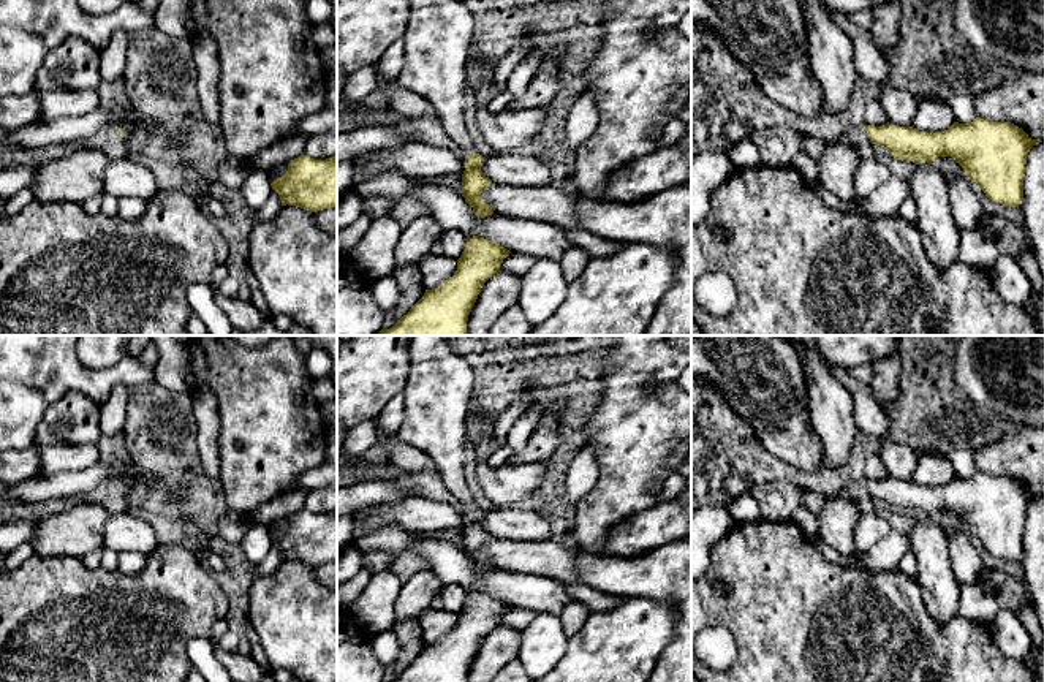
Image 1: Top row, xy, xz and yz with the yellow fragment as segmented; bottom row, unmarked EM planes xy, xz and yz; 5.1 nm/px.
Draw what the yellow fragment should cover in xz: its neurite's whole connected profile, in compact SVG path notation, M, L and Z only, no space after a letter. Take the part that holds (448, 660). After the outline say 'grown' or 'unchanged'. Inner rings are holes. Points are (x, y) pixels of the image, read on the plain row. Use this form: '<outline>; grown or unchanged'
M479 590L467 592L465 603L457 614L457 625L438 642L426 644L424 650L392 682L467 682L468 669L482 639L501 627L501 616L511 606L500 598Z; unchanged

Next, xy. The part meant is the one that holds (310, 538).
M301 510L288 517L285 530L270 538L282 554L308 566L337 562L337 510L315 514Z; unchanged

